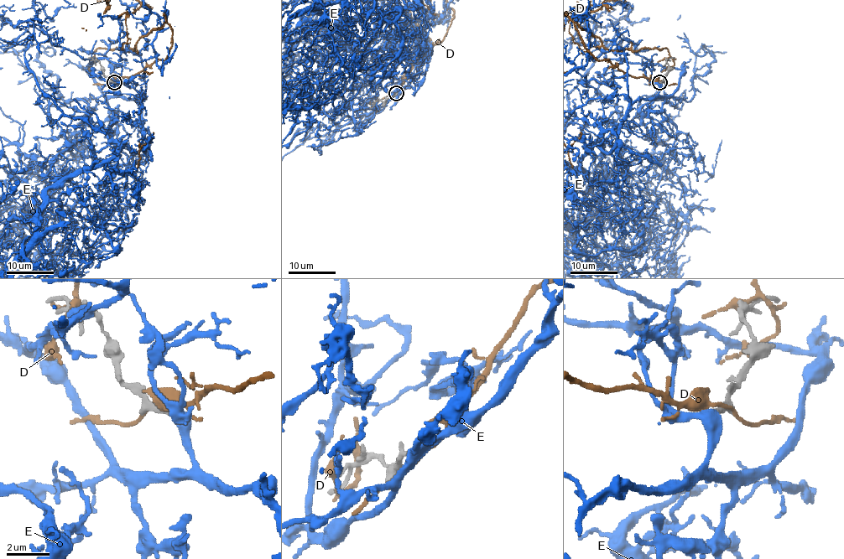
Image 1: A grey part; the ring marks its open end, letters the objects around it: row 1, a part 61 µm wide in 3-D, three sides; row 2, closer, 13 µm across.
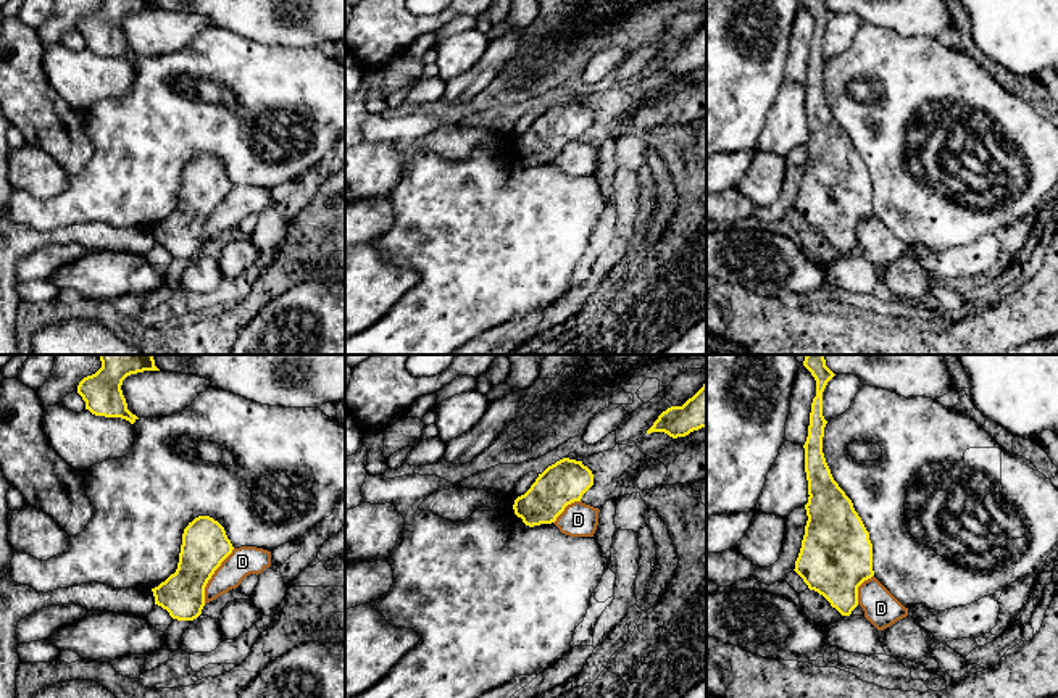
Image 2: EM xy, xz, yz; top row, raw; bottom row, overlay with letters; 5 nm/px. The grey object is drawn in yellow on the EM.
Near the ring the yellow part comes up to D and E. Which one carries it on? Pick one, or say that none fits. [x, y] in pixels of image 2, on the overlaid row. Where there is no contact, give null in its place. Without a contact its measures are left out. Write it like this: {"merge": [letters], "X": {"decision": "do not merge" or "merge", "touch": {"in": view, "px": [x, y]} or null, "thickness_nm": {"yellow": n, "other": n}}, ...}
{"merge": ["E"], "D": {"decision": "do not merge", "touch": {"in": "xy", "px": [212, 574]}, "thickness_nm": {"yellow": 240, "other": 150}}, "E": {"decision": "merge", "touch": null}}

